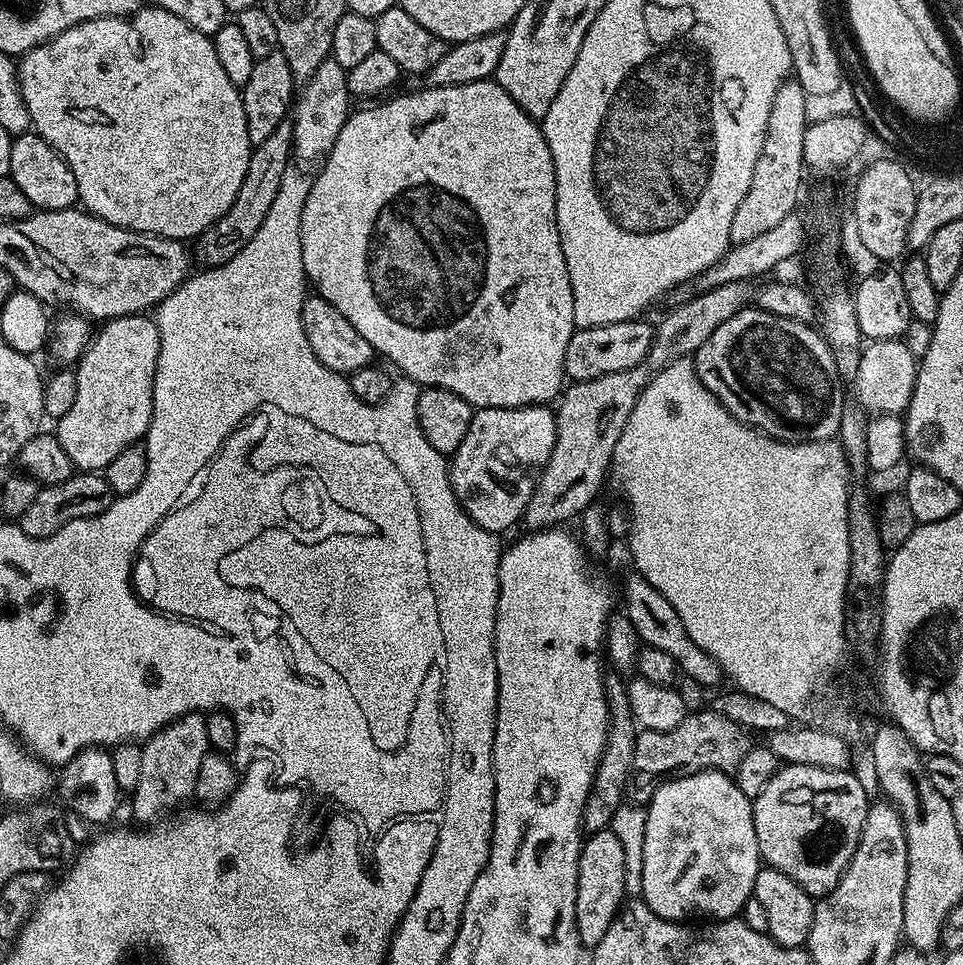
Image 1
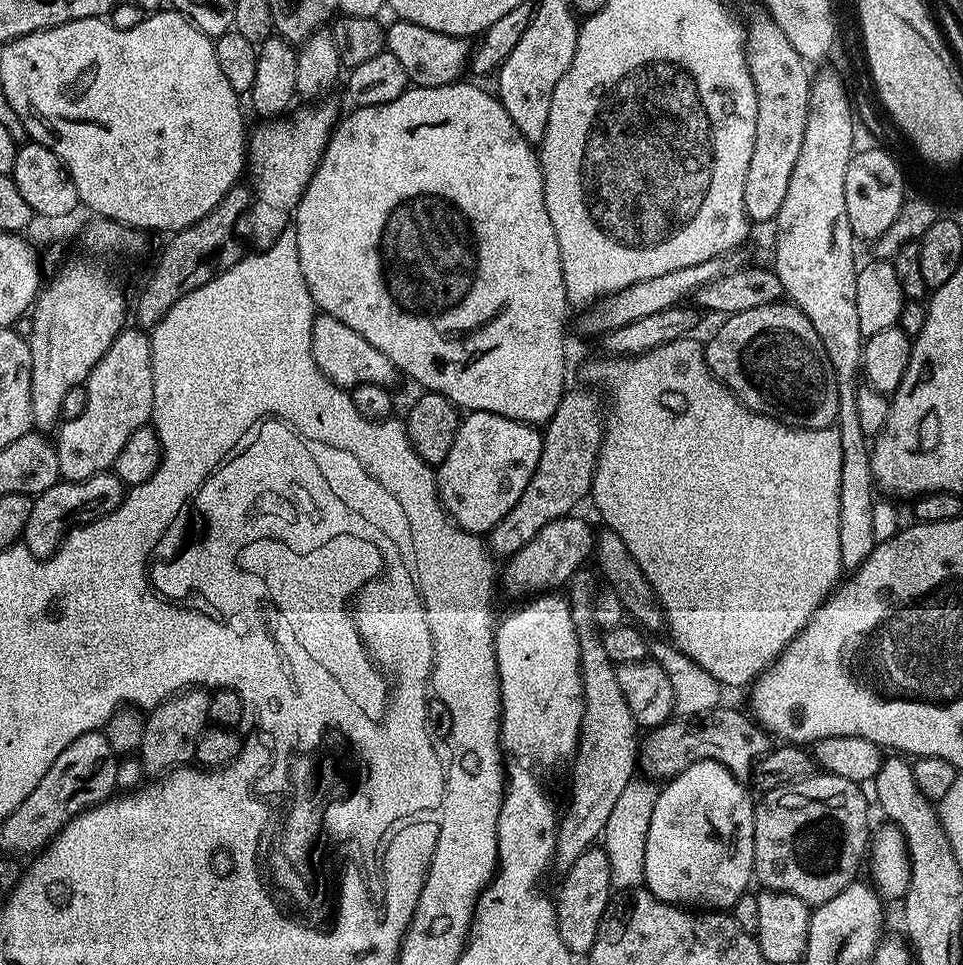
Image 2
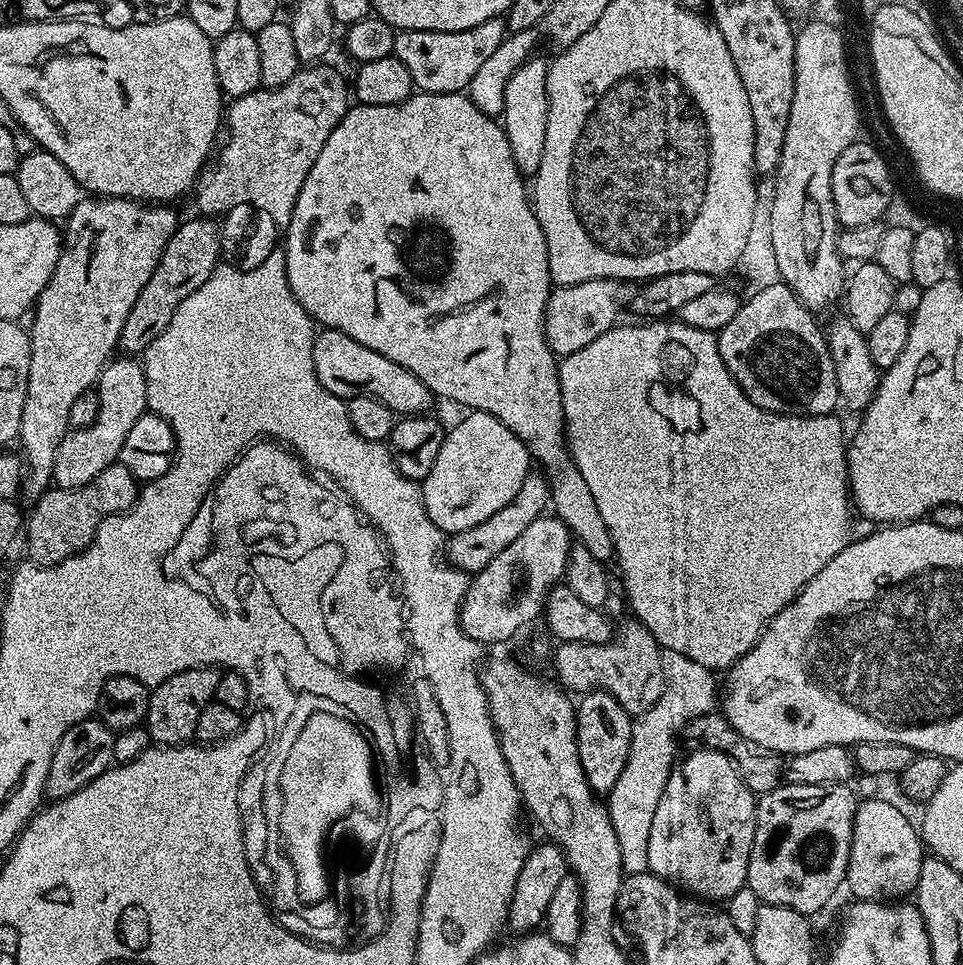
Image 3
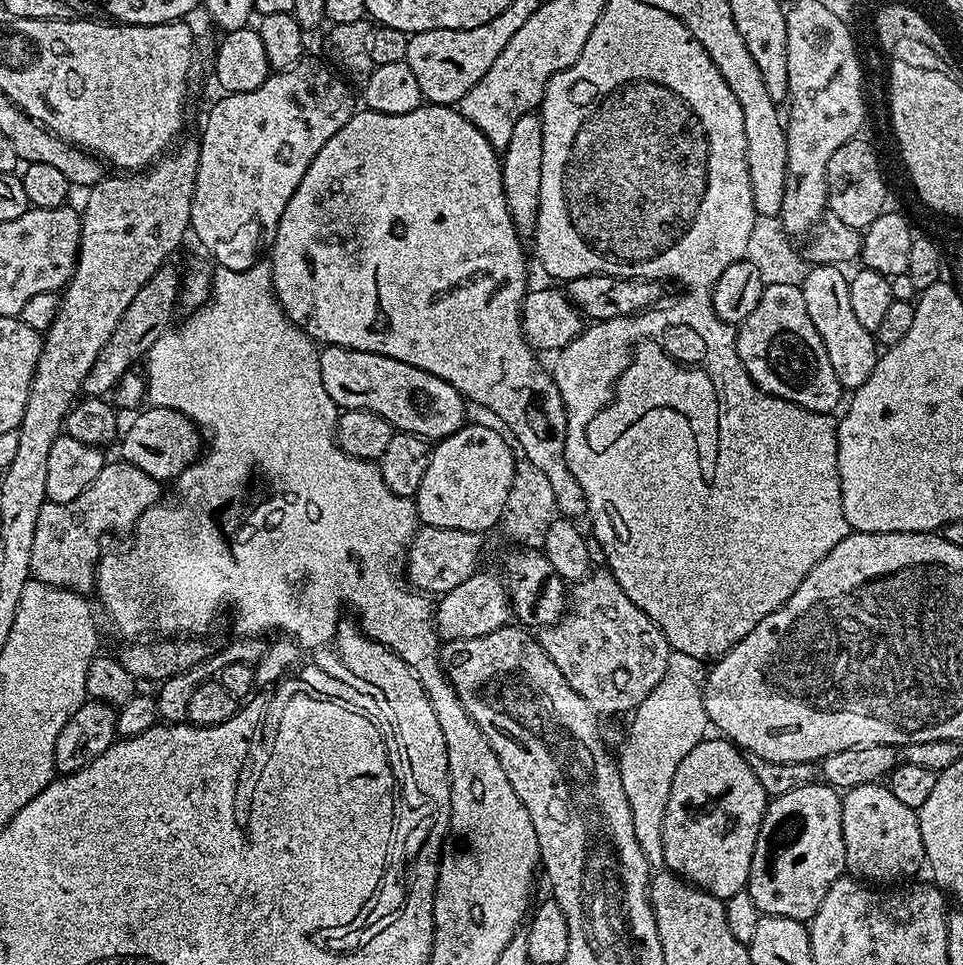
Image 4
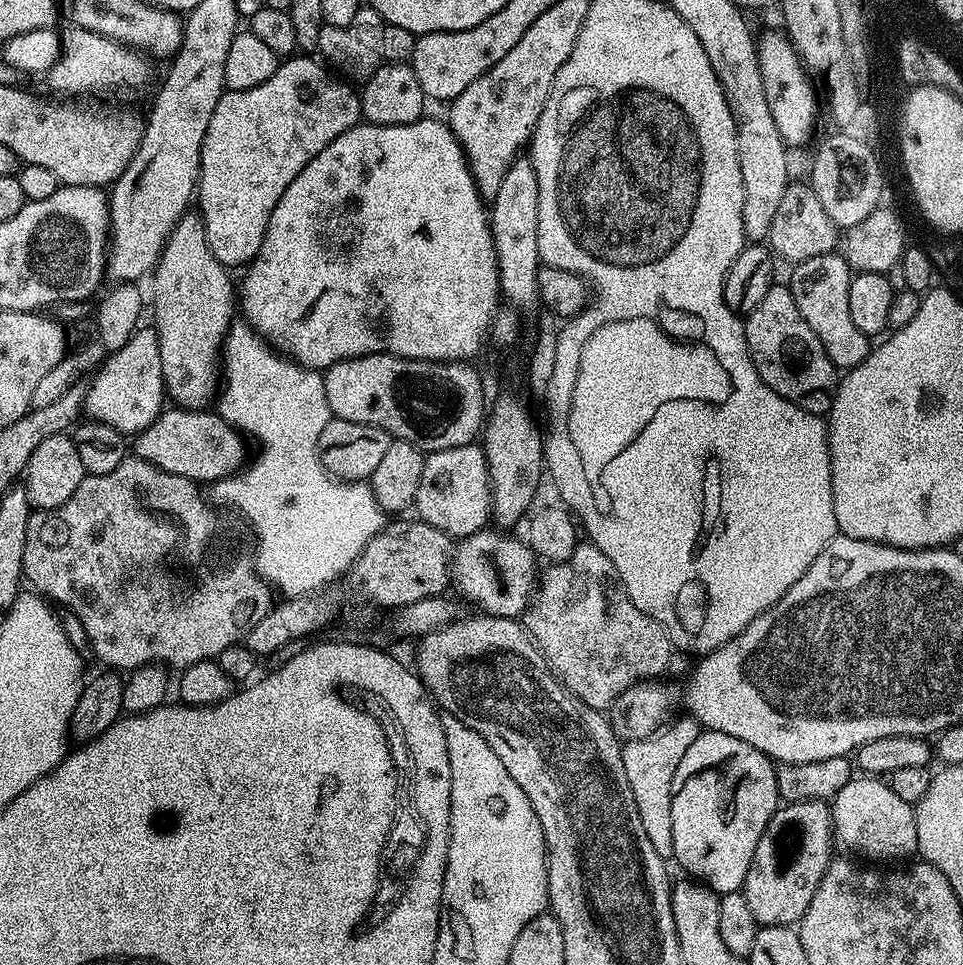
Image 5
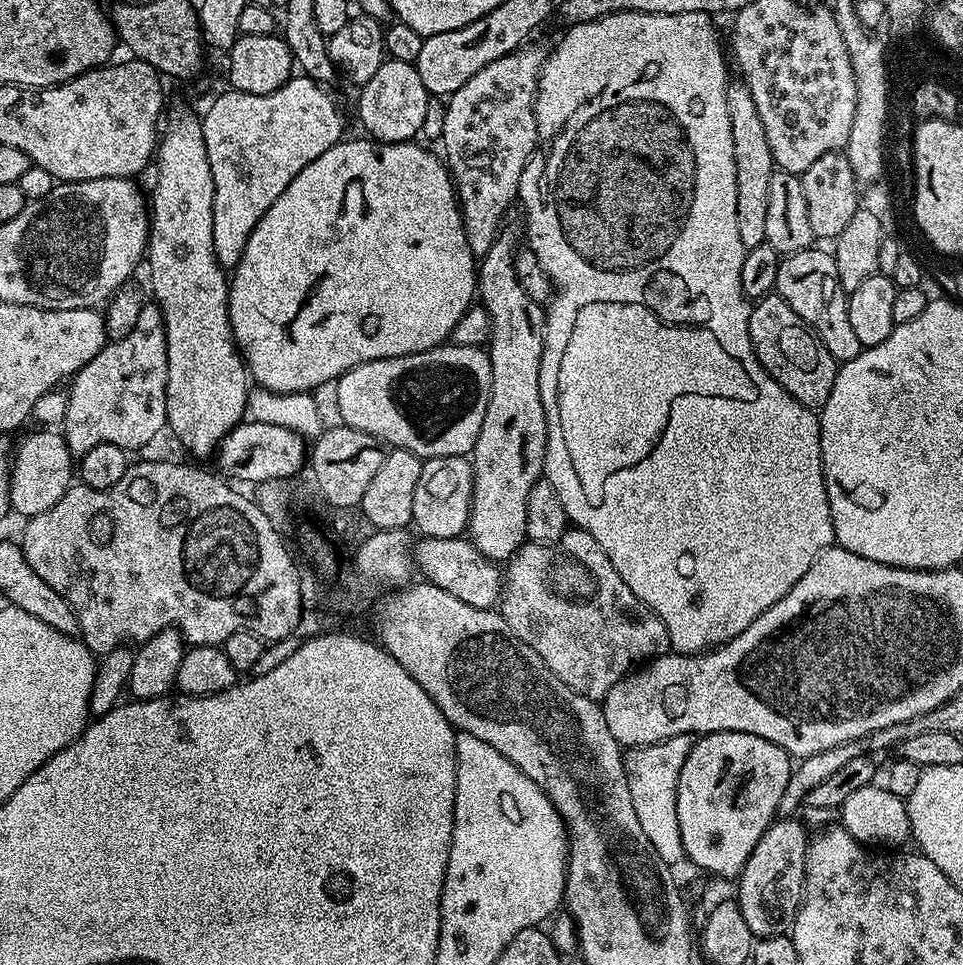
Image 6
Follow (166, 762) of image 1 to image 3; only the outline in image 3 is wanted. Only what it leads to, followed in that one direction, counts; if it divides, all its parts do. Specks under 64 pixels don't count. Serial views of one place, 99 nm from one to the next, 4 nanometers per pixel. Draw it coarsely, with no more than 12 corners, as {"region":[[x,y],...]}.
{"region":[[216,666],[175,672],[148,698],[156,746],[189,743],[213,703]]}

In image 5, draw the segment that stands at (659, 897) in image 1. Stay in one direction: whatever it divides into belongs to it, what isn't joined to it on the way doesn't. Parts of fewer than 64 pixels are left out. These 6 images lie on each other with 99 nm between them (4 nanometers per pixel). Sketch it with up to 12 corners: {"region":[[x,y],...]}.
{"region":[[701,731],[672,783],[672,856],[739,892],[777,765]]}

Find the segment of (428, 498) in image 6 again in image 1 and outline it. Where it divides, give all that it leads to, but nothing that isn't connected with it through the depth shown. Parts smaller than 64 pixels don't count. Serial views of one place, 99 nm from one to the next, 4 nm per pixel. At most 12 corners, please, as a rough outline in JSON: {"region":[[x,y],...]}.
{"region":[[543,404],[477,408],[450,457],[482,530],[521,523],[556,441]]}

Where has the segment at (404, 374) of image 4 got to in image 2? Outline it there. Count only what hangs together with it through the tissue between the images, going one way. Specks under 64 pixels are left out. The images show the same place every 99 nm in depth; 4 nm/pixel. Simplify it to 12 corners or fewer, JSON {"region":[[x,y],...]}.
{"region":[[320,314],[312,321],[318,370],[345,390],[391,389],[394,362],[362,334]]}

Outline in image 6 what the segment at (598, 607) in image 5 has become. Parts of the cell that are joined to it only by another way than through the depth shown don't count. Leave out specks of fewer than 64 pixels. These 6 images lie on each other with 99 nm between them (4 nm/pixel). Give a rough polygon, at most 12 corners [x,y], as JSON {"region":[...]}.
{"region":[[575,526],[507,561],[498,611],[597,702],[670,648]]}

